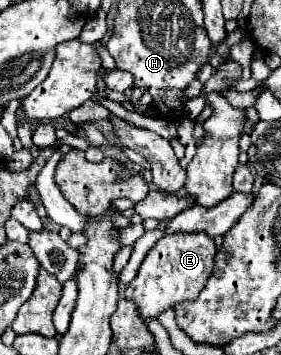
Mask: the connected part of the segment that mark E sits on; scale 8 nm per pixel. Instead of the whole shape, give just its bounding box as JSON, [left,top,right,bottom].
[125,233,217,321]

